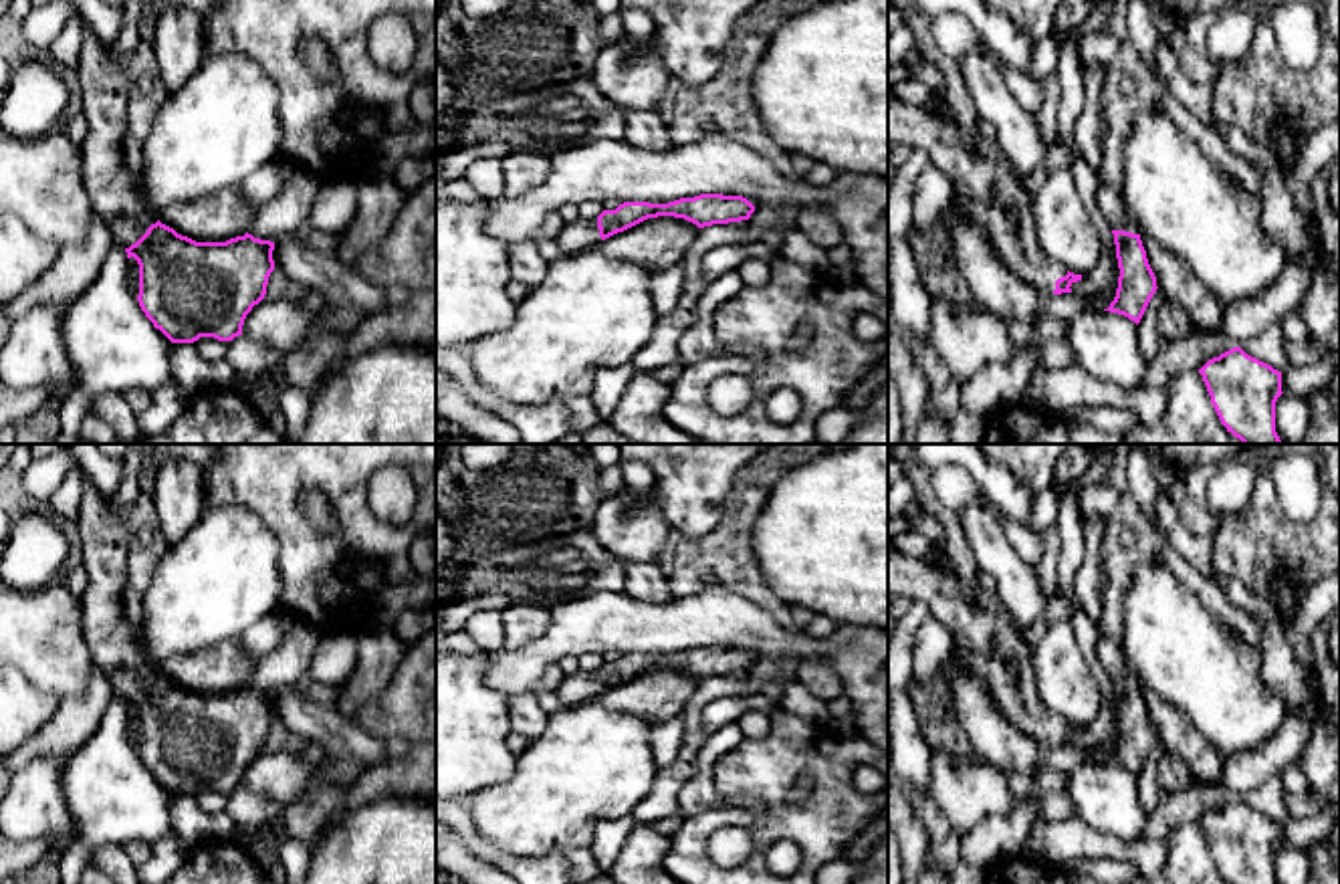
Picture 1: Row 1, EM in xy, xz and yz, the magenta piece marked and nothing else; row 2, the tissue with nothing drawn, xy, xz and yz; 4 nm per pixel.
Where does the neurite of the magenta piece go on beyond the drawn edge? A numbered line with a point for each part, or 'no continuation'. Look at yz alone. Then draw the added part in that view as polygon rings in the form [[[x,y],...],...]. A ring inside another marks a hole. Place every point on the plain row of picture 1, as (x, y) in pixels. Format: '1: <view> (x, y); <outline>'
1: yz (1110, 648); [[[1120,636],[1100,638],[1098,652],[1112,682],[1140,686],[1138,674],[1124,660]]]
2: yz (999, 656); [[[892,543],[888,591],[924,601],[930,616],[951,630],[1007,721],[1037,745],[1053,747],[1055,733],[1066,729],[1068,721],[1043,704],[1035,688],[1033,646],[1021,638],[1003,607],[983,607],[963,579],[934,571],[926,559],[908,557]]]

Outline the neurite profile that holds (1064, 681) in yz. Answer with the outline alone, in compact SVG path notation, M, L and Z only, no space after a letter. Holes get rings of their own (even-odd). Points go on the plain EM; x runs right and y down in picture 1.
M1070 622L1051 624L1033 646L1035 688L1043 704L1074 727L1090 727L1100 712L1098 682Z

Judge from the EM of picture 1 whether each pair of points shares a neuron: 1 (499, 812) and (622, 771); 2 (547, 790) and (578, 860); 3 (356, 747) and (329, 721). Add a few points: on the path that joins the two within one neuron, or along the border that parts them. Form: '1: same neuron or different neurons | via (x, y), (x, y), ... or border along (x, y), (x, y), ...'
1: same neuron | via (529, 812), (543, 808), (580, 771), (592, 771)
2: different neurons | border along (590, 846), (557, 848), (525, 858)
3: same neuron | via (350, 741), (336, 727)

